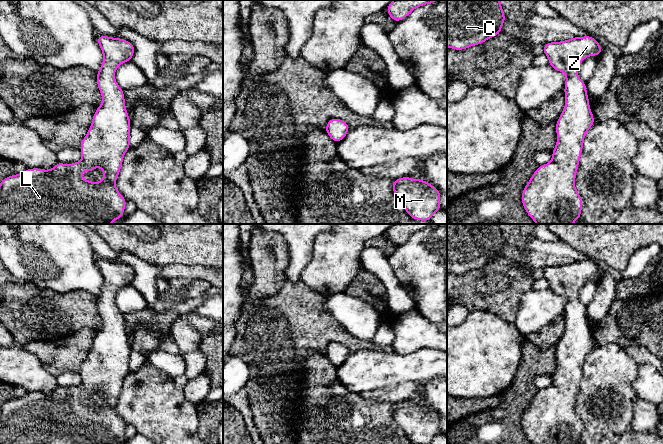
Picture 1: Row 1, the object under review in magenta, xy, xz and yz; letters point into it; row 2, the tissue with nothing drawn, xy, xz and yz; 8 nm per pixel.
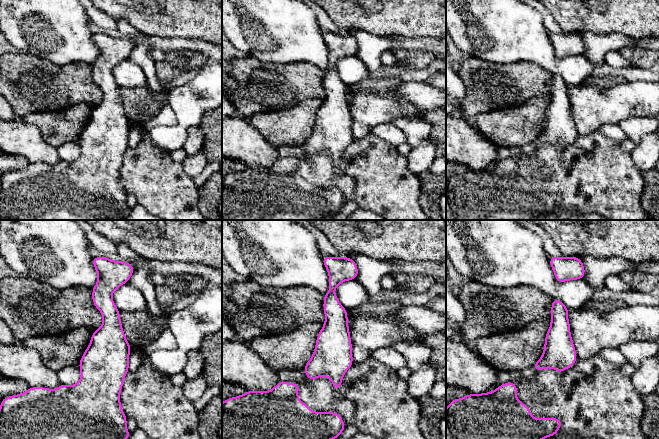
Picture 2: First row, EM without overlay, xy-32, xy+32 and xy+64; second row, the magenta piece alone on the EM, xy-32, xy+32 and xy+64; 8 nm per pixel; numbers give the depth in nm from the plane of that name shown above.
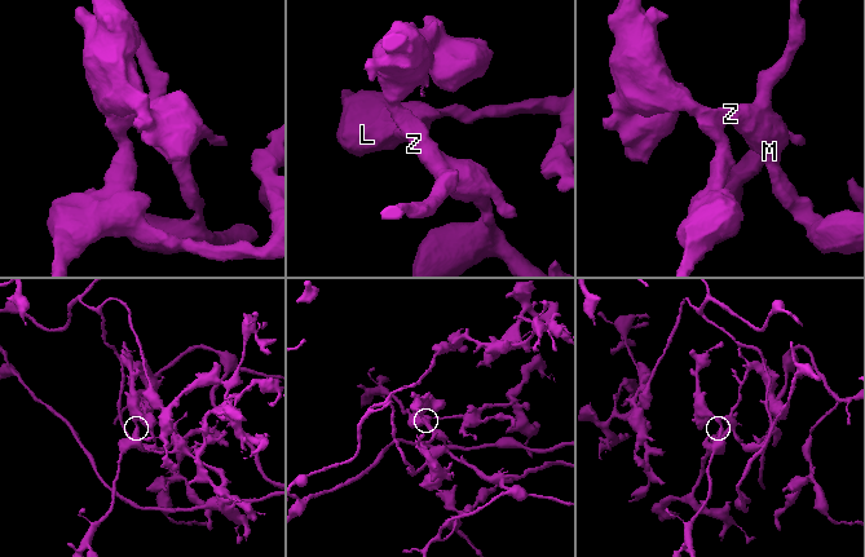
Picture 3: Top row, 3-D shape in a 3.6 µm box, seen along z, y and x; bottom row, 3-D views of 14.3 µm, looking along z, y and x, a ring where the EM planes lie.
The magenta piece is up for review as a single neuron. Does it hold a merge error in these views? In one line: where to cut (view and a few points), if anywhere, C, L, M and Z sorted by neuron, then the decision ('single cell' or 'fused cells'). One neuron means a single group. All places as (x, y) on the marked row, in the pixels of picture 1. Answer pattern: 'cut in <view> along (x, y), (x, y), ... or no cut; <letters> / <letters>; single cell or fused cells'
no cut; C L M Z; single cell

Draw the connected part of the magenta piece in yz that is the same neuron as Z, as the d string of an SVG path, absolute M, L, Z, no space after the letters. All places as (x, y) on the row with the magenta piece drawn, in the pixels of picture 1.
M592 36L572 37L570 40L544 43L544 54L549 59L549 65L556 71L563 72L566 75L564 94L566 102L563 112L560 114L556 123L557 143L552 151L552 160L545 165L539 165L537 170L531 176L529 182L522 191L522 205L527 214L536 224L573 224L574 221L581 218L583 201L574 185L579 161L582 153L584 138L587 131L595 123L592 111L589 105L586 84L578 77L578 68L581 62L588 56L599 56L603 51L598 41Z

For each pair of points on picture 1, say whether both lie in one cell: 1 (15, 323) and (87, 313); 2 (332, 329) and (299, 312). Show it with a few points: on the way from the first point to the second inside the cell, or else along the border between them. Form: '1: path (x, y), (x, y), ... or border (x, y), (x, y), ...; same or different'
1: path (33, 314), (69, 313); same
2: path (324, 329), (316, 329), (307, 320); same

